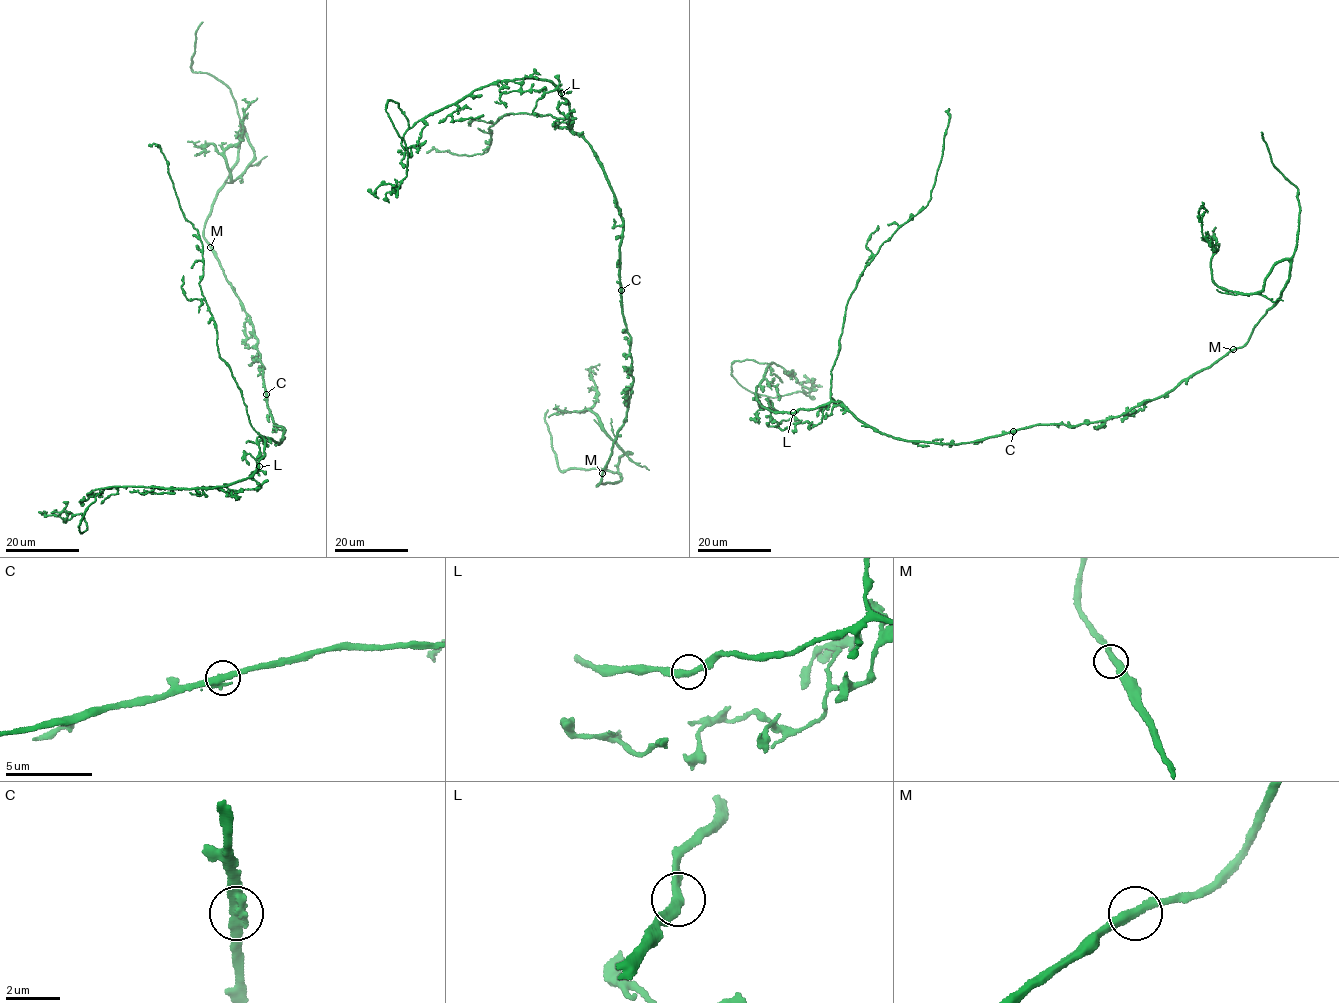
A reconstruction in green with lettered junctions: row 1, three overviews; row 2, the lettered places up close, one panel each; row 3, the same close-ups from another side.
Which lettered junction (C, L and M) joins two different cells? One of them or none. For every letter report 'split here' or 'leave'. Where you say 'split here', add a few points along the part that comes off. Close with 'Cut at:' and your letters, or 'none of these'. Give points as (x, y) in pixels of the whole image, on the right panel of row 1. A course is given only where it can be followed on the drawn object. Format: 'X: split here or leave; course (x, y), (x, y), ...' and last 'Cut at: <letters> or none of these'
C: leave
L: leave
M: leave
Cut at: none of these

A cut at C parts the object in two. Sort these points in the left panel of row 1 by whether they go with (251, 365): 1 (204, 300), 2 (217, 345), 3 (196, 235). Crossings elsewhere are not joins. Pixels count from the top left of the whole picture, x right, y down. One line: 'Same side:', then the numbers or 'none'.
Same side: none

